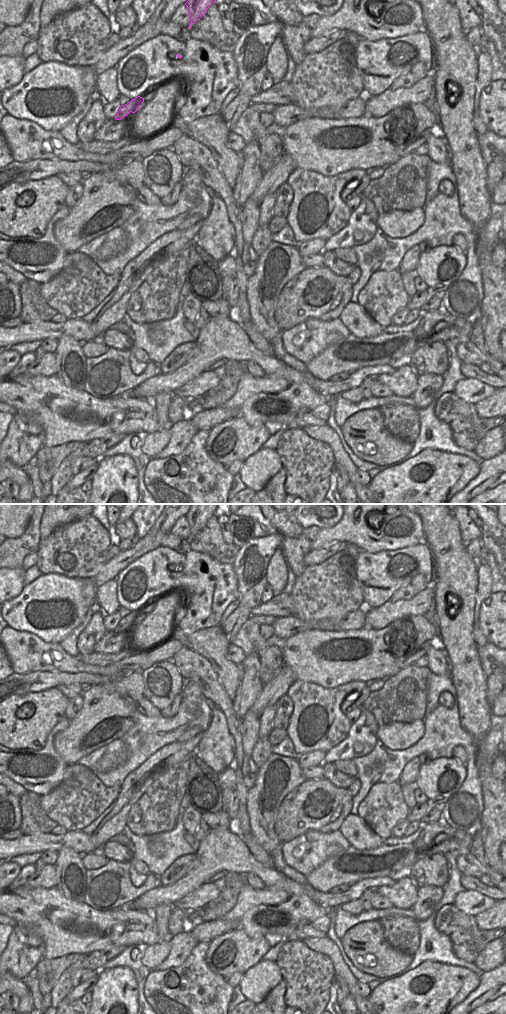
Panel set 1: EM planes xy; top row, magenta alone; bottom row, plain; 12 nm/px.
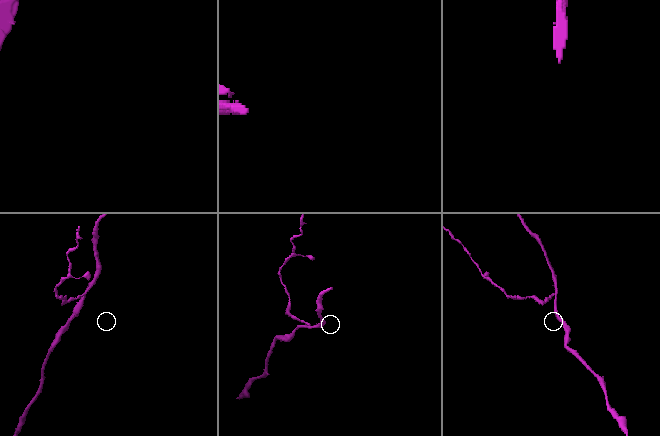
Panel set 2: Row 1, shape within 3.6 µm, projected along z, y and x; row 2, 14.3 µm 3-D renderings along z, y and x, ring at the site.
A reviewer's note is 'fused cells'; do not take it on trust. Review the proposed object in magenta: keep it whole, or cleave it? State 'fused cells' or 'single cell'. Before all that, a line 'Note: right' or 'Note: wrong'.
Note: right
fused cells

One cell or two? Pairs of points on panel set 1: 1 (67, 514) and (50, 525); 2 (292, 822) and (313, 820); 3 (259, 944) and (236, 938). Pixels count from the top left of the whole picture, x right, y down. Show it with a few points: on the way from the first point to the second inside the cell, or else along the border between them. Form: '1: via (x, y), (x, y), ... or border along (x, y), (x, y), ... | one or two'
1: via (63, 514), (54, 521) | one
2: via (297, 820), (308, 820) | one
3: via (253, 944), (242, 944) | one

